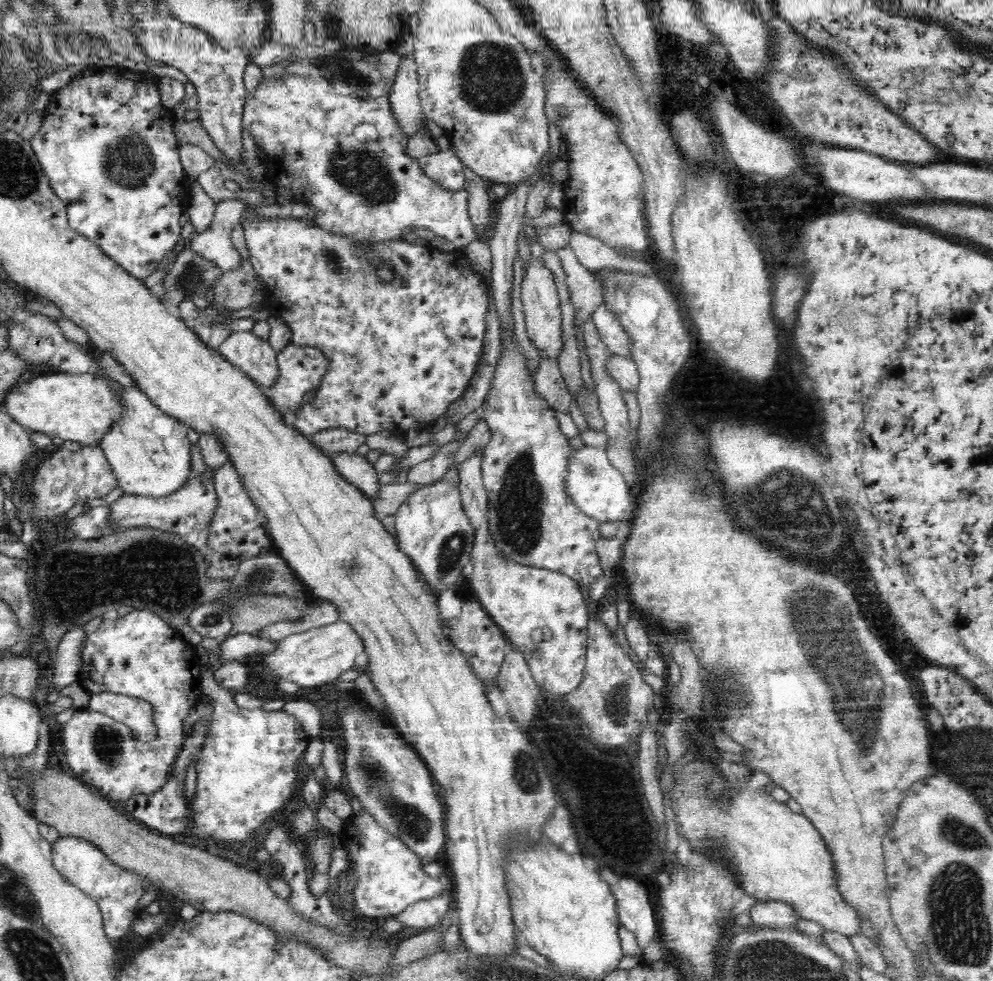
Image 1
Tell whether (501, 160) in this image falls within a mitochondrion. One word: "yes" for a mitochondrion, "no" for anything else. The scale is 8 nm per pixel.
no

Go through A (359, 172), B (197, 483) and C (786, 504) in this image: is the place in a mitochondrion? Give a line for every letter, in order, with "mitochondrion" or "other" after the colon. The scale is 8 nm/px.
A: mitochondrion
B: other
C: mitochondrion

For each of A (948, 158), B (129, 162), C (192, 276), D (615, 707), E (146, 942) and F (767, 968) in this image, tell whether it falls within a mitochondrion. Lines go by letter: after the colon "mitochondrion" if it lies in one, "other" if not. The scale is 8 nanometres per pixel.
A: other
B: mitochondrion
C: mitochondrion
D: mitochondrion
E: other
F: mitochondrion

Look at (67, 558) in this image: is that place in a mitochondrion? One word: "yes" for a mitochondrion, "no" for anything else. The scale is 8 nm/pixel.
yes

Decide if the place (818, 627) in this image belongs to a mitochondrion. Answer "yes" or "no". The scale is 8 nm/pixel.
yes

